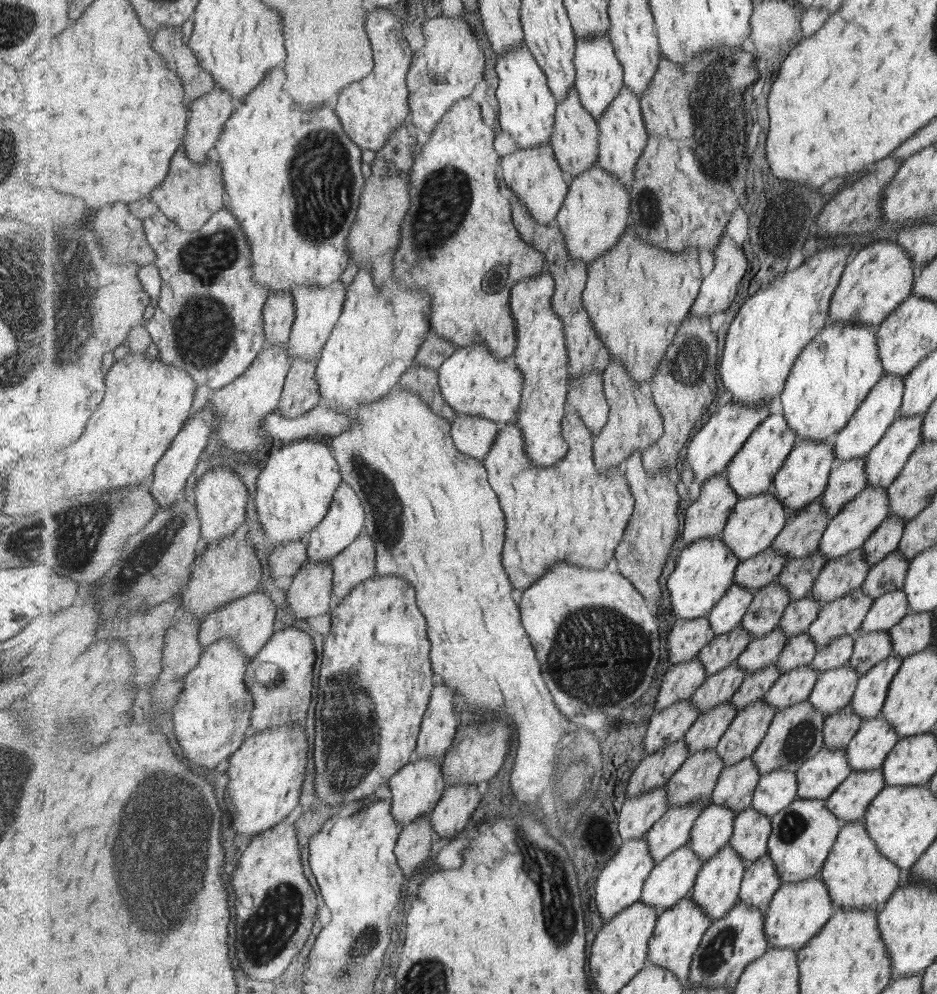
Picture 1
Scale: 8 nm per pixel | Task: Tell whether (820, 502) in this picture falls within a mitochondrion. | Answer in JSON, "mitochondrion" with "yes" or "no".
{"mitochondrion":"no"}

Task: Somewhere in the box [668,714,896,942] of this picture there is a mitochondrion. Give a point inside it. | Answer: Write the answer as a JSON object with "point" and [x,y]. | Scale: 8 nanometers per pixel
{"point":[801,737]}

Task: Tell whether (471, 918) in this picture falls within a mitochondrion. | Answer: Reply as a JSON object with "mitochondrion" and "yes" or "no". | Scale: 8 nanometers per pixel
{"mitochondrion":"no"}

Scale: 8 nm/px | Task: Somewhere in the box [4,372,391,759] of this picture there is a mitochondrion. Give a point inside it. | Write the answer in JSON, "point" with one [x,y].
{"point":[78,540]}

